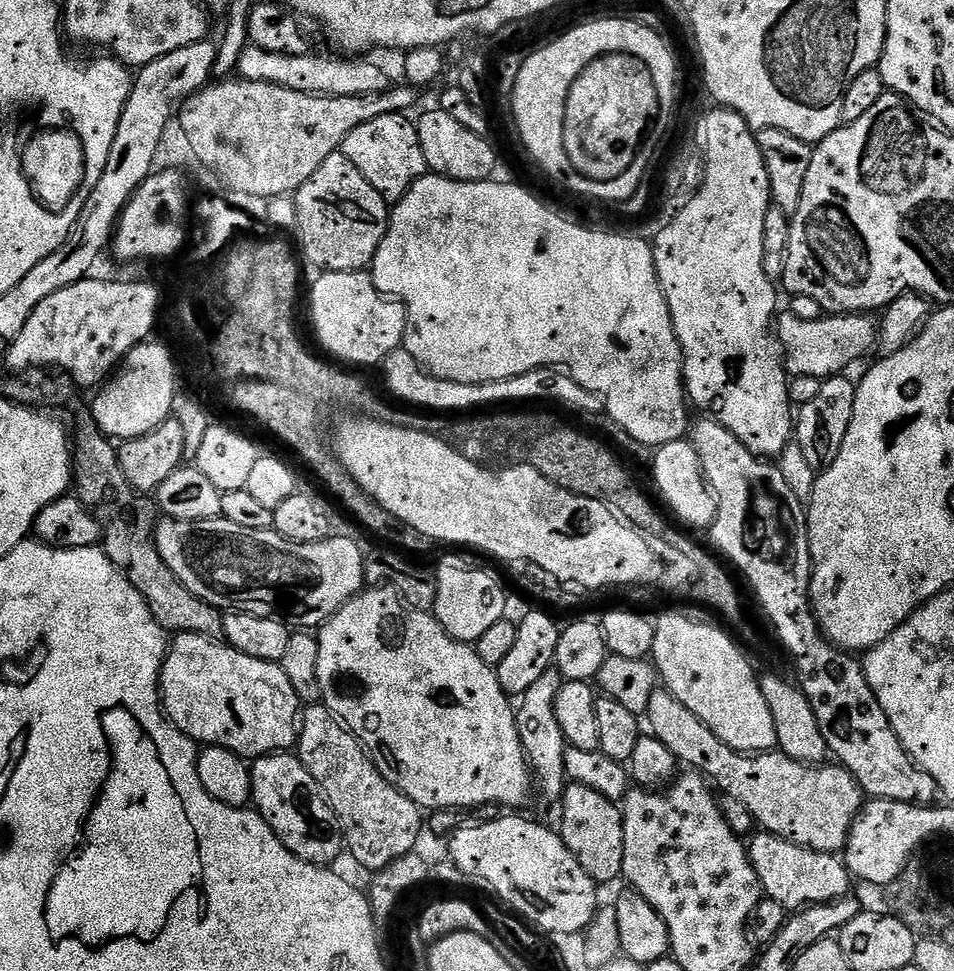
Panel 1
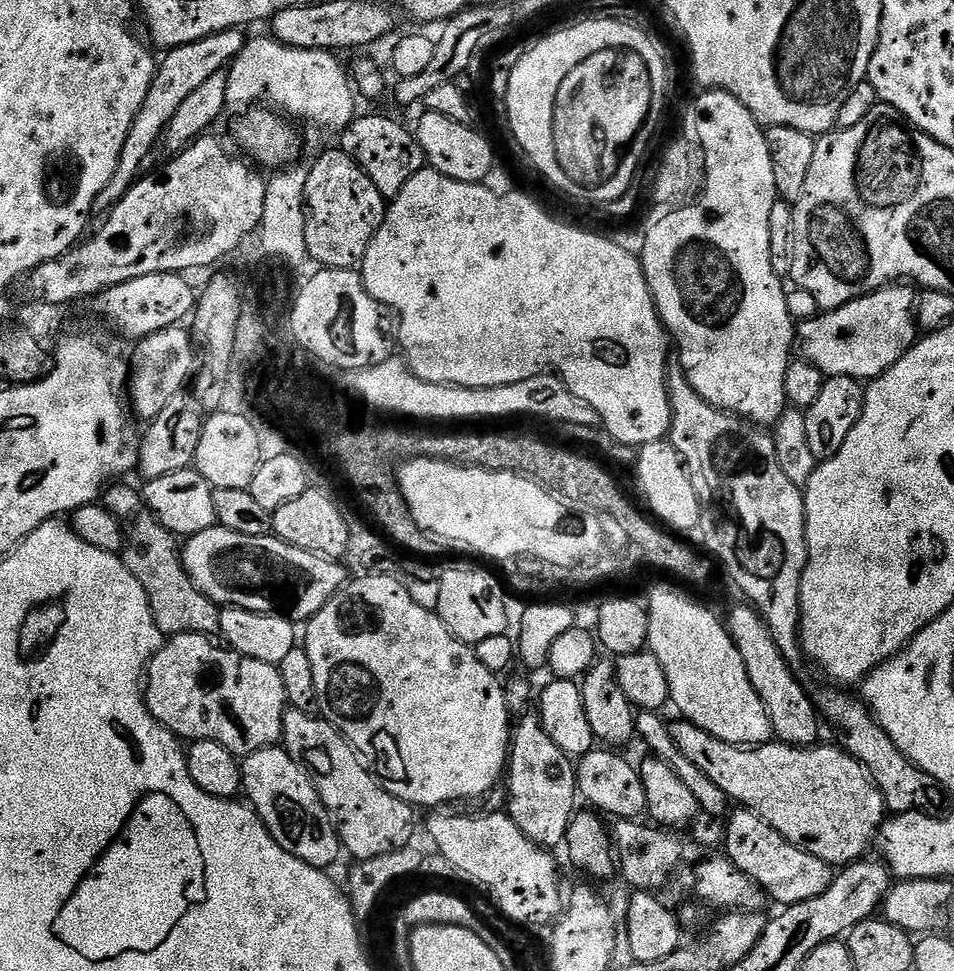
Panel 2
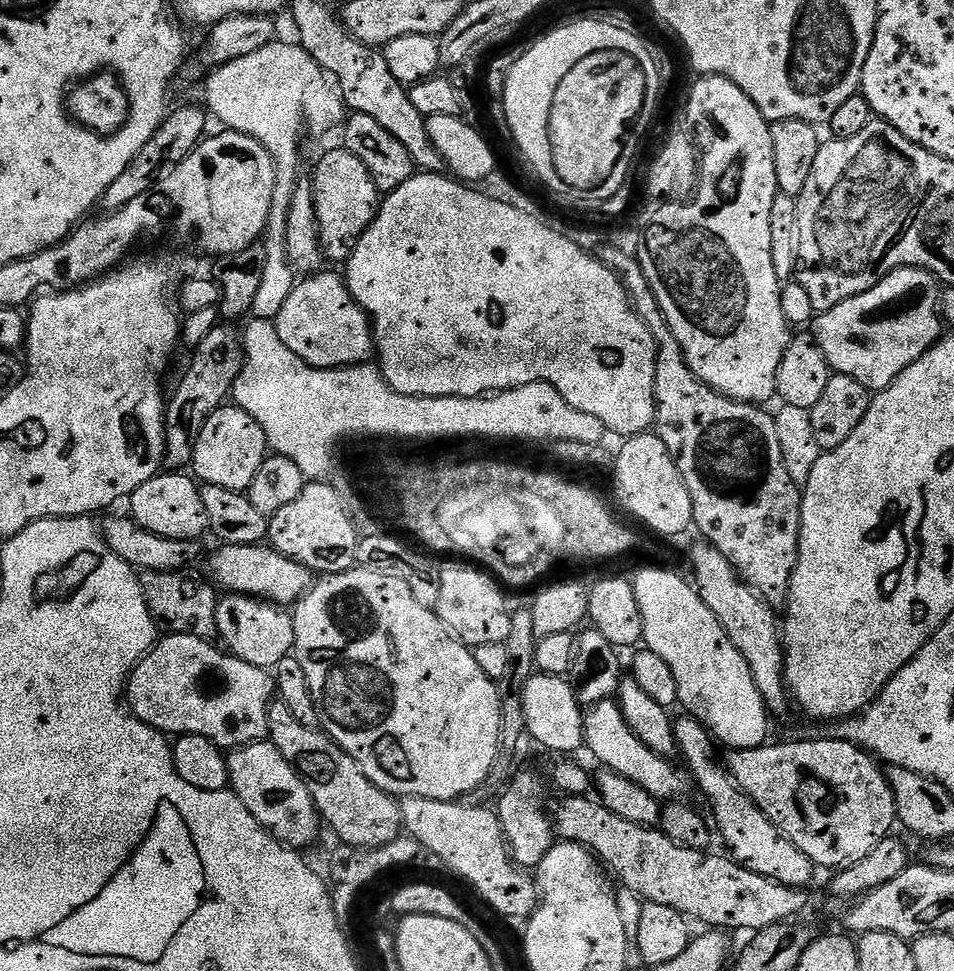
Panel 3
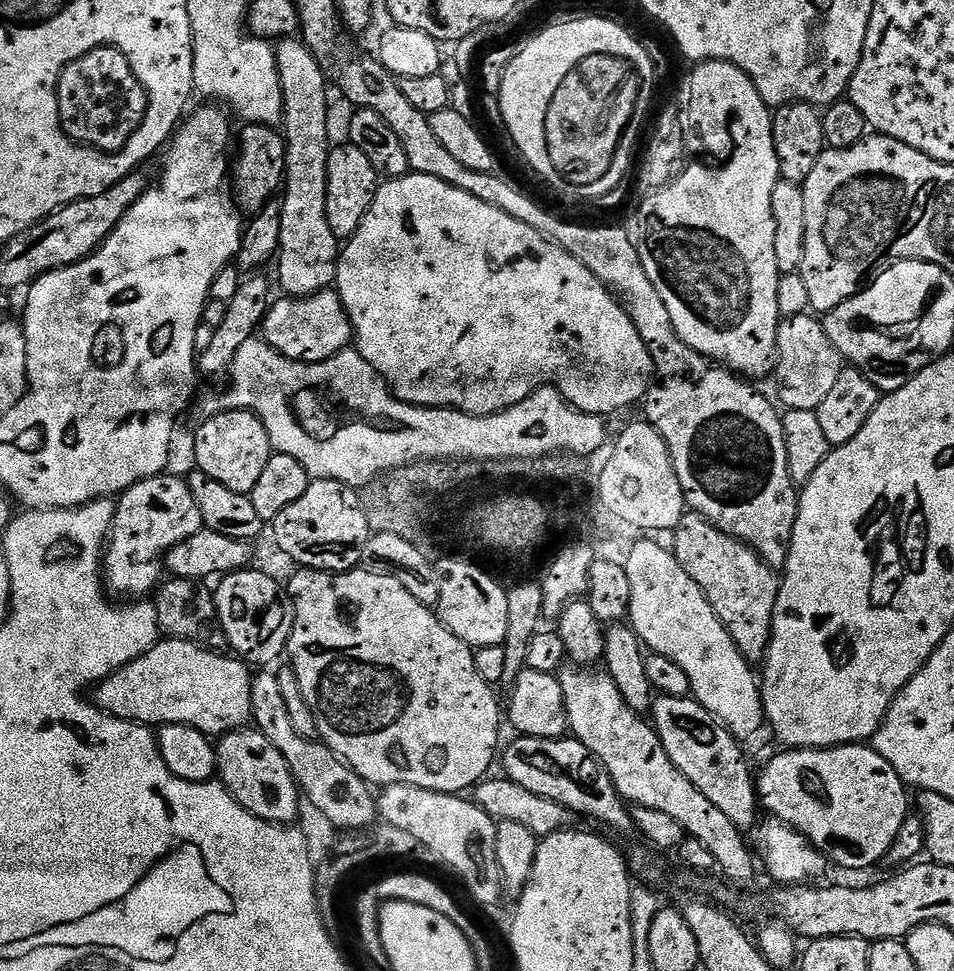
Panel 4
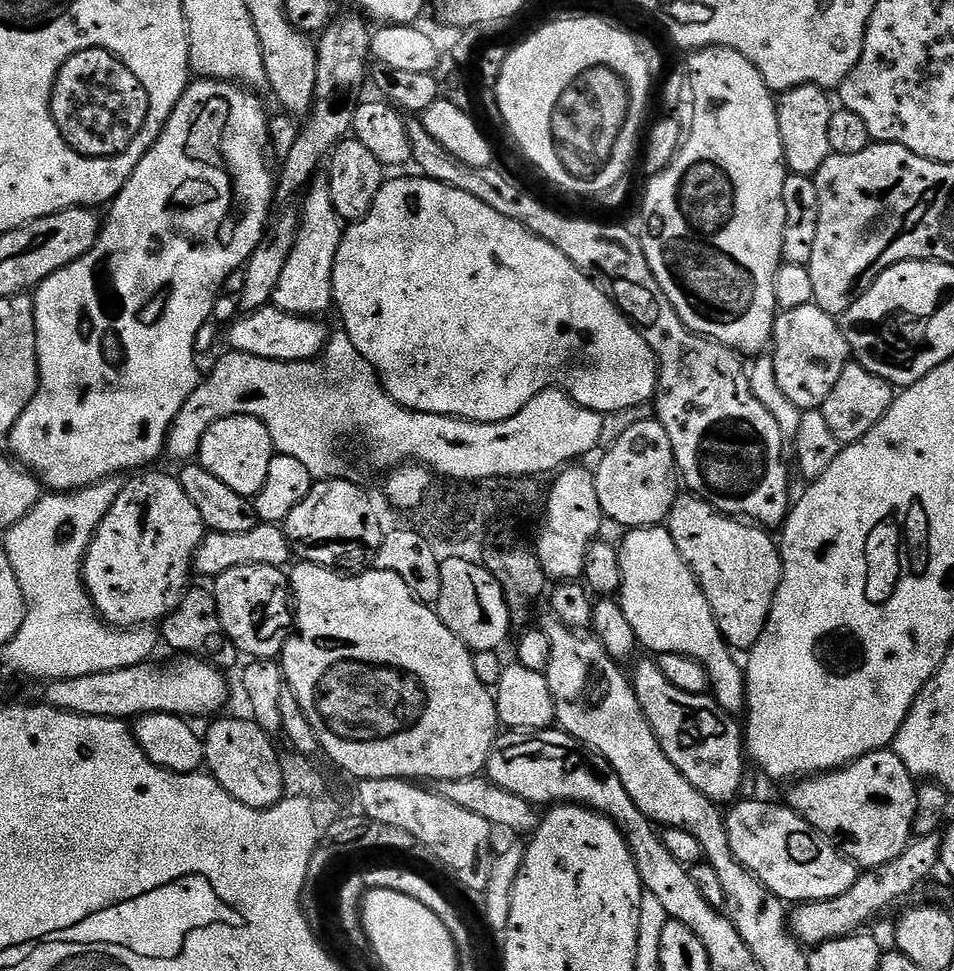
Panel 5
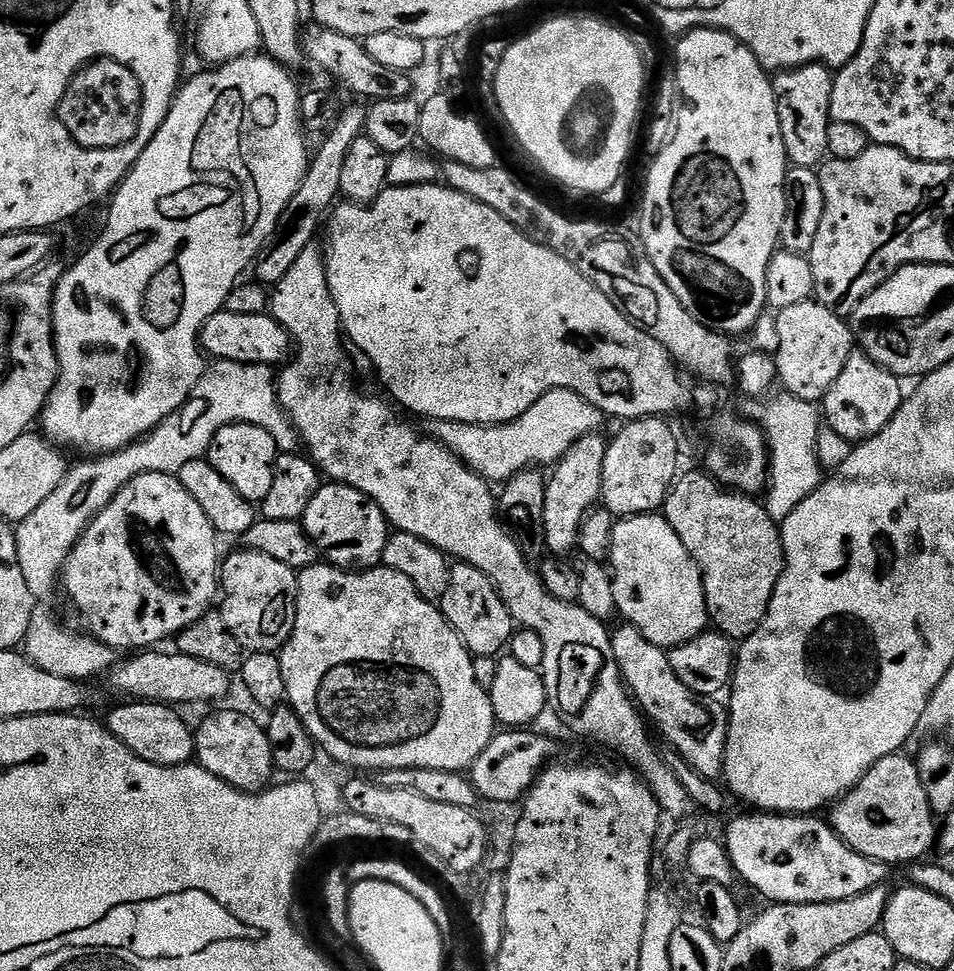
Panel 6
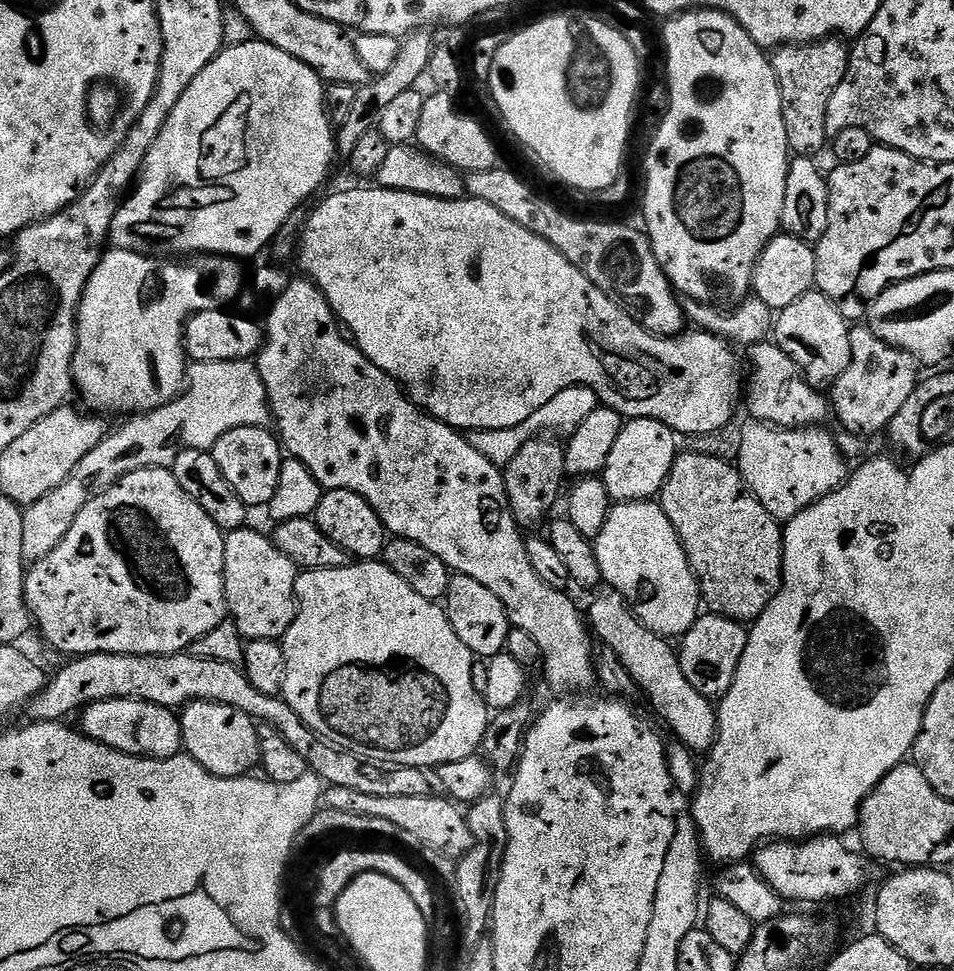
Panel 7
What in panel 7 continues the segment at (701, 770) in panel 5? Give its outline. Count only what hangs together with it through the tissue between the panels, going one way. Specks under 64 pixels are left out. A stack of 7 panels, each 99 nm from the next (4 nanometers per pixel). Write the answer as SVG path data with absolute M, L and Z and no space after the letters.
M604 590L600 594L601 596L589 606L588 612L586 608L586 620L594 633L595 639L603 647L614 650L614 654L618 654L618 658L622 662L622 666L626 666L630 678L634 678L637 689L641 693L645 692L660 710L661 718L668 723L669 730L673 732L671 735L675 739L681 740L694 754L707 754L712 748L713 742L716 741L717 705L709 697L698 694L698 690L694 690L694 686L690 686L690 682L686 682L686 674L682 674L682 666L680 665L677 649L673 645L671 648L668 645L671 643L665 637L654 634L654 630L650 630L643 624L632 613L632 608L625 602L624 597L620 593Z

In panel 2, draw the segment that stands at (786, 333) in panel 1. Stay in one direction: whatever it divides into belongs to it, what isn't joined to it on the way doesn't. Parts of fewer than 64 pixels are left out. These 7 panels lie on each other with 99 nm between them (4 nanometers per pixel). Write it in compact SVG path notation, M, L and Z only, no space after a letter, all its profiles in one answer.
M896 282L869 296L859 296L846 306L817 314L811 320L799 321L798 348L804 351L801 352L803 359L825 377L849 376L861 382L871 382L893 368L916 343L917 311L917 289Z

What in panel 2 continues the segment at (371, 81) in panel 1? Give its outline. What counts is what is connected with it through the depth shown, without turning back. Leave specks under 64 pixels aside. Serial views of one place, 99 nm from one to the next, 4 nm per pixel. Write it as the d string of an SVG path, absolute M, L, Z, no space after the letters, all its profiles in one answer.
M275 38L267 39L249 39L245 43L244 49L232 61L228 68L228 85L226 86L227 107L229 109L244 108L243 110L248 110L253 106L259 105L256 103L261 100L264 103L261 105L271 106L273 109L287 114L293 121L299 122L301 125L309 124L314 131L321 132L324 136L330 135L331 132L336 132L335 134L343 133L344 129L358 115L358 109L356 109L358 93L346 64L344 68L343 62L336 57L339 55L333 54L328 50L291 48L281 44Z

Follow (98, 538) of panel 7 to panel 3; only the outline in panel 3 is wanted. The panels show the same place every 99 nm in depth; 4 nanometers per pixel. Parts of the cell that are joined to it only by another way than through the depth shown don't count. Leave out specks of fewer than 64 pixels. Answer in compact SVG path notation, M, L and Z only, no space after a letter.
M158 474L150 482L138 486L138 490L132 493L130 497L131 519L141 524L146 530L157 532L159 536L175 540L199 541L200 535L208 532L208 519L206 518L206 506L202 506L202 494L197 481L188 474L164 475Z

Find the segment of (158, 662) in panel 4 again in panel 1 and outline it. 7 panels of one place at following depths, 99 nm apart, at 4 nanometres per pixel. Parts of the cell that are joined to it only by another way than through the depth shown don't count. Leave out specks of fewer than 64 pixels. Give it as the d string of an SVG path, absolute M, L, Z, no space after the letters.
M179 633L171 641L160 671L160 698L164 715L180 732L185 732L200 746L225 748L252 762L261 756L284 754L298 744L298 721L302 701L290 686L290 678L279 663L262 658L250 658L227 642L211 640L198 634Z

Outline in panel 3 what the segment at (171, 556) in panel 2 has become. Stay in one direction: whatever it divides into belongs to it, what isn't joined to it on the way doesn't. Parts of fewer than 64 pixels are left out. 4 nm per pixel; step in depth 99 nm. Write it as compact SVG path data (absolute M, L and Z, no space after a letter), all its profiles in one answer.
M149 572L143 577L144 597L157 629L164 634L186 634L209 642L215 641L218 636L217 589L204 580L184 581L182 577L170 572Z

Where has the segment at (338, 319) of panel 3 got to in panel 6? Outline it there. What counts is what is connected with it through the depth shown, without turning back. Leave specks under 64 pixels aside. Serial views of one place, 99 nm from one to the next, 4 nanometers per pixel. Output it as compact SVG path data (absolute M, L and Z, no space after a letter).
M227 310L214 313L202 326L200 346L209 357L212 355L213 361L229 360L232 363L269 366L283 365L294 348L288 331L271 314L234 314Z

